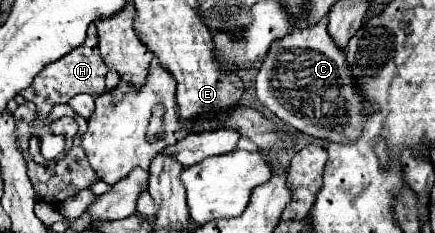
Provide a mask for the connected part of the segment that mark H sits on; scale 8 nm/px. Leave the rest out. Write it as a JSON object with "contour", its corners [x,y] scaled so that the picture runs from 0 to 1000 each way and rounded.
{"contour":[[[207,107],[198,176],[179,210],[166,210],[138,262],[110,279],[97,313],[87,313],[78,330],[74,365],[64,382],[55,382],[55,399],[46,399],[55,425],[69,425],[92,468],[92,494],[87,494],[87,519],[78,528],[78,554],[101,545],[101,502],[110,494],[110,476],[124,451],[154,446],[156,425],[166,425],[179,399],[211,399],[211,408],[239,399],[239,382],[244,382],[244,313],[248,313],[248,288],[239,279],[239,262],[234,262],[234,245],[225,227],[221,107]]]}

